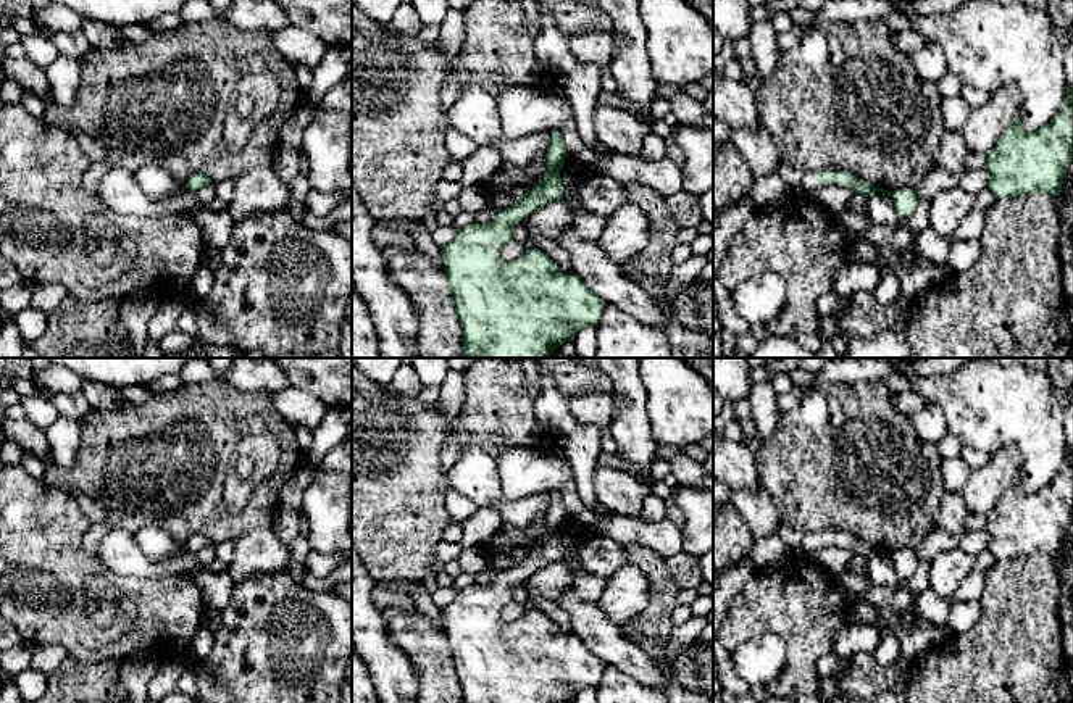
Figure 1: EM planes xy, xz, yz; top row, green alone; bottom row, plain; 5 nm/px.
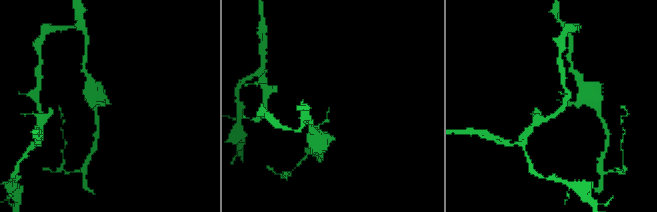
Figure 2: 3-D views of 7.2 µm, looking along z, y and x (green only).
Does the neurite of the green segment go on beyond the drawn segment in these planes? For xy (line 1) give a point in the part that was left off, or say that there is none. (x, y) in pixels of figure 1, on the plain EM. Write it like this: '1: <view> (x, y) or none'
1: none

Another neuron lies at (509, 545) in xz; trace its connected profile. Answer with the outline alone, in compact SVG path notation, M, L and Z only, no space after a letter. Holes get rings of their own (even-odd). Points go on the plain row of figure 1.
M537 519L526 527L502 524L479 550L484 553L487 564L503 571L518 564L529 551L537 548L545 534L545 519Z

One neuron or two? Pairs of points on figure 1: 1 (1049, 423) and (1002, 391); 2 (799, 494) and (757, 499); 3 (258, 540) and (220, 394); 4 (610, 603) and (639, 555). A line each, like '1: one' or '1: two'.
1: one
2: two
3: two
4: two

